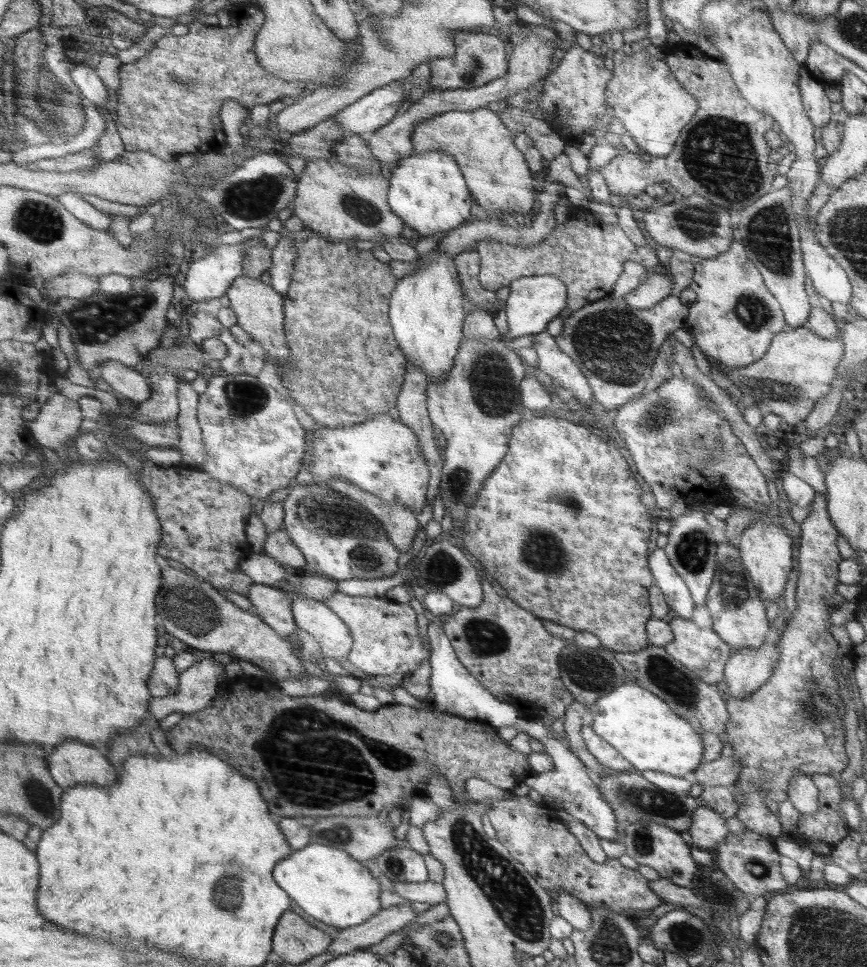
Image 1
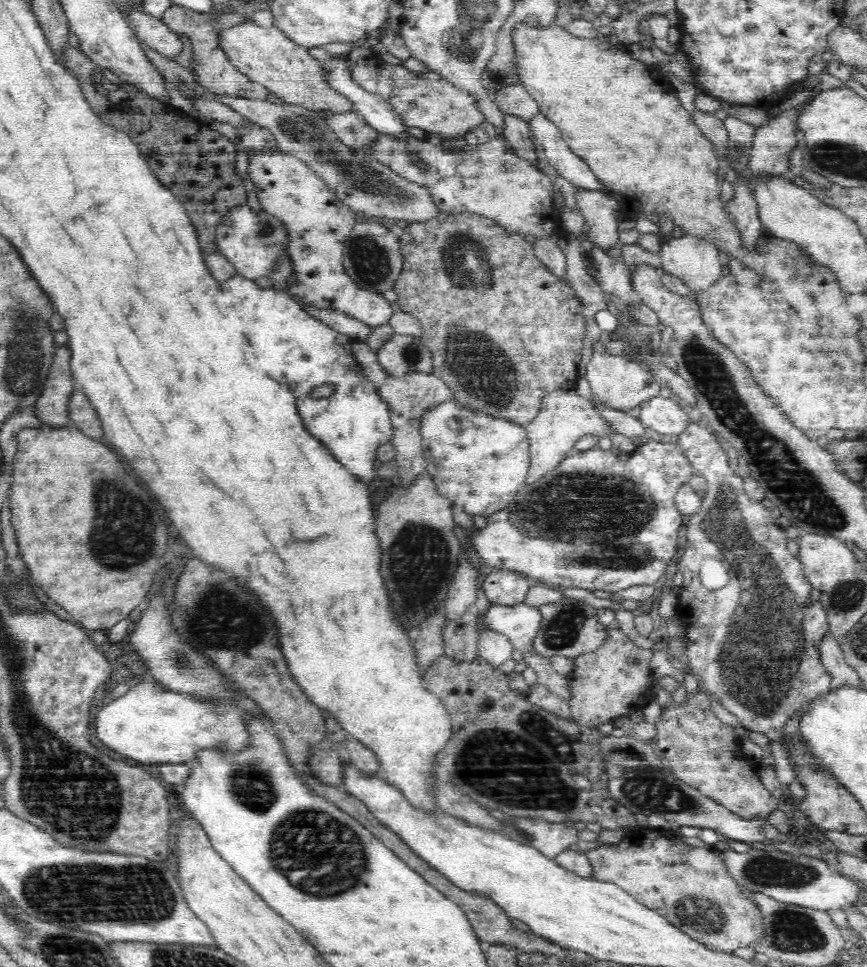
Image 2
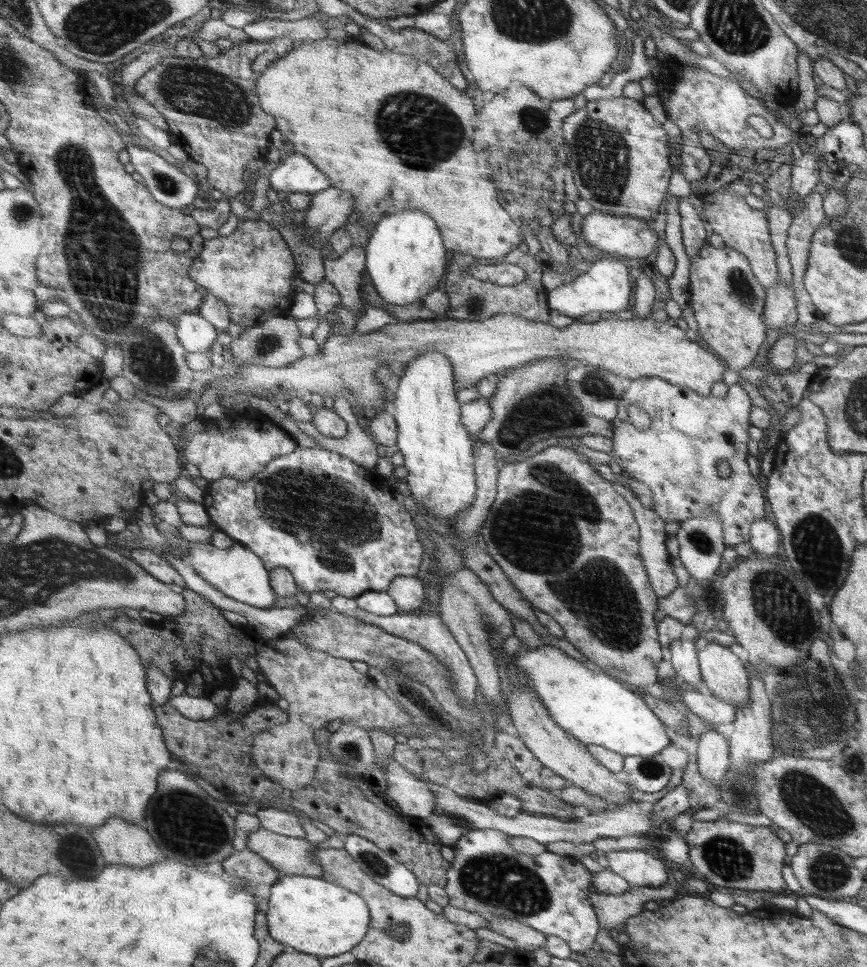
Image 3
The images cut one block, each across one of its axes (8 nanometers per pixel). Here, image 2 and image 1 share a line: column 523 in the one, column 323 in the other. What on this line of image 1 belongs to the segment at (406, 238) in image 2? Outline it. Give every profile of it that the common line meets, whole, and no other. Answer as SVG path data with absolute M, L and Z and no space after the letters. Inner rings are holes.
M307 231L298 236L292 235L292 244L296 248L296 259L294 259L292 281L290 281L290 286L284 294L285 336L290 348L290 359L288 359L288 367L275 369L277 378L280 378L281 392L289 398L290 402L295 402L303 411L312 416L312 419L321 427L345 428L373 420L374 416L388 414L390 408L397 405L401 388L405 384L405 376L408 374L408 357L398 347L389 319L389 300L392 291L396 290L399 282L399 279L393 274L391 264L376 260L370 249L359 250L346 239L334 241L330 238L326 239L325 235L317 236Z

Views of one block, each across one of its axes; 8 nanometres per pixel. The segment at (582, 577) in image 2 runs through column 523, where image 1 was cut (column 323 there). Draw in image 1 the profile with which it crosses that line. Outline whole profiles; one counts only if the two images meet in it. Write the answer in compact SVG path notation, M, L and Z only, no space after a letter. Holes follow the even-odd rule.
M296 484L282 501L283 527L305 558L307 569L336 580L394 576L398 548L389 540L385 526L368 515L361 504L344 494L331 493L327 486Z

